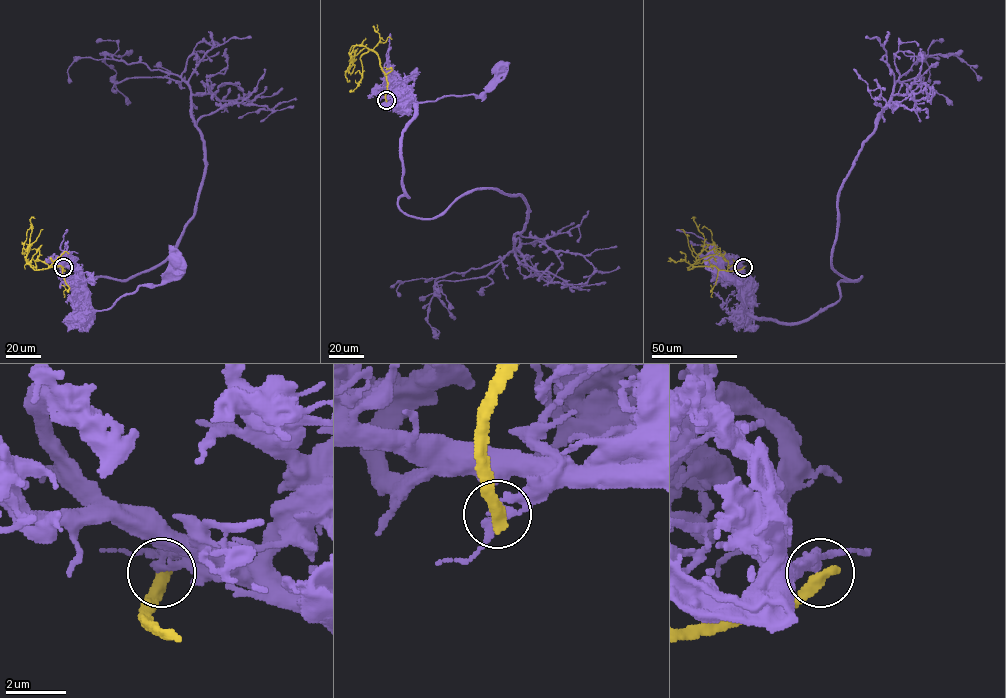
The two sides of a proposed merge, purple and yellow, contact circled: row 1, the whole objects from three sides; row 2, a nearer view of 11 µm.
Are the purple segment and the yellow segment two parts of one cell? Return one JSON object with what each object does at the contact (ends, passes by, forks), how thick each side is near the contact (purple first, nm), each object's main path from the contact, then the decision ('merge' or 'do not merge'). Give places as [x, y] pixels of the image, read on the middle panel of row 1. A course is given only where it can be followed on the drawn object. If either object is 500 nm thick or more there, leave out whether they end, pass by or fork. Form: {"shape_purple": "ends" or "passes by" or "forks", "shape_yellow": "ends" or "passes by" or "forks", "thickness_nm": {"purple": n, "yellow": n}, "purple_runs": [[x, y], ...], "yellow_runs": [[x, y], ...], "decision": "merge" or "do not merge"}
{"shape_purple": "passes by", "shape_yellow": "ends", "thickness_nm": {"purple": 280, "yellow": 480}, "purple_runs": [[385, 100], [407, 98], [418, 102], [435, 101], [446, 96], [481, 95], [489, 90], [498, 66]], "yellow_runs": [[386, 100], [386, 76], [379, 56], [366, 47], [355, 45], [348, 53], [352, 60], [346, 71], [356, 59]], "decision": "do not merge"}

